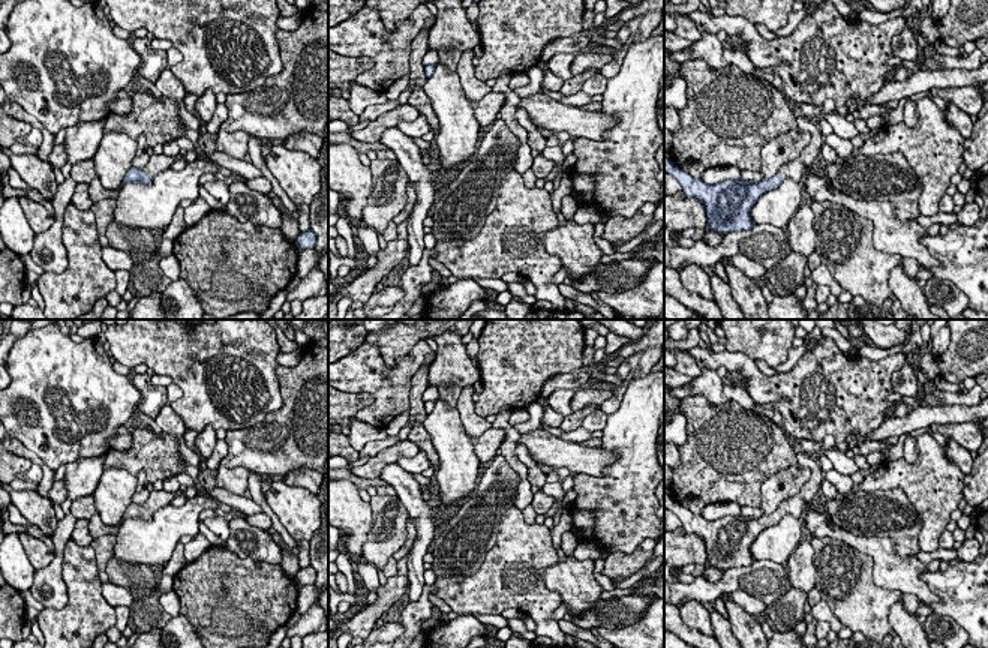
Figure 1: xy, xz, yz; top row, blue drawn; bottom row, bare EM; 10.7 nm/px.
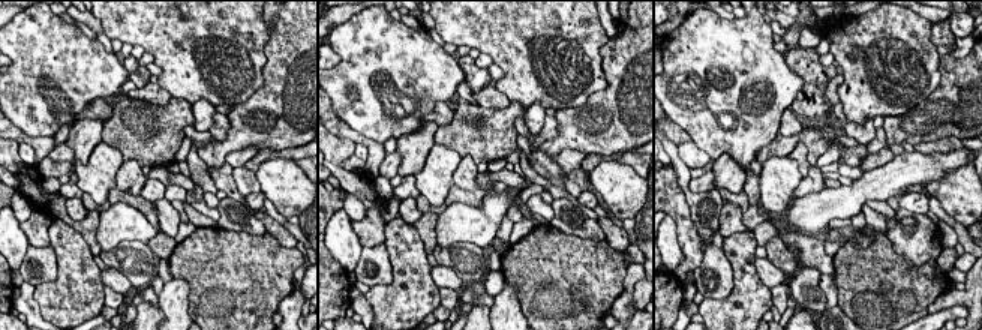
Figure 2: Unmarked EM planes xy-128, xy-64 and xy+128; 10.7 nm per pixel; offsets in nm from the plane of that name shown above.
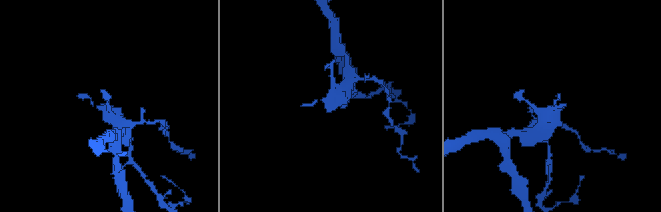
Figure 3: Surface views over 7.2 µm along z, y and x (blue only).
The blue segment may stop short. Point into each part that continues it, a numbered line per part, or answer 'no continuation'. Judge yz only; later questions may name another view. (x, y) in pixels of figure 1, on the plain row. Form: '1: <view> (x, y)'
1: yz (795, 504)

